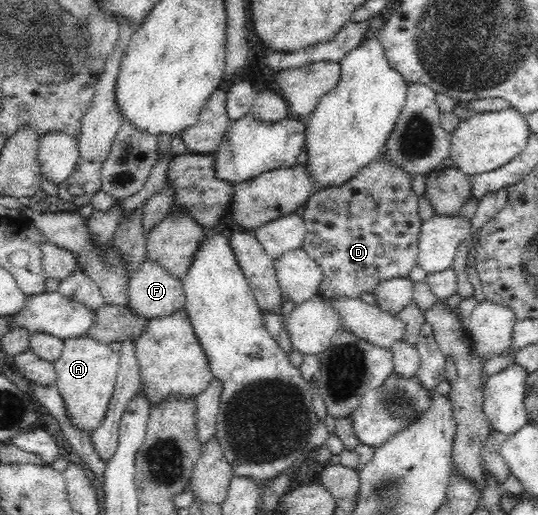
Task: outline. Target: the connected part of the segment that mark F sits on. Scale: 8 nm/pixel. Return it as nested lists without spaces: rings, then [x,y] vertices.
[[[149,257],[129,278],[128,296],[127,305],[143,318],[161,317],[181,310],[186,299],[182,278]]]

